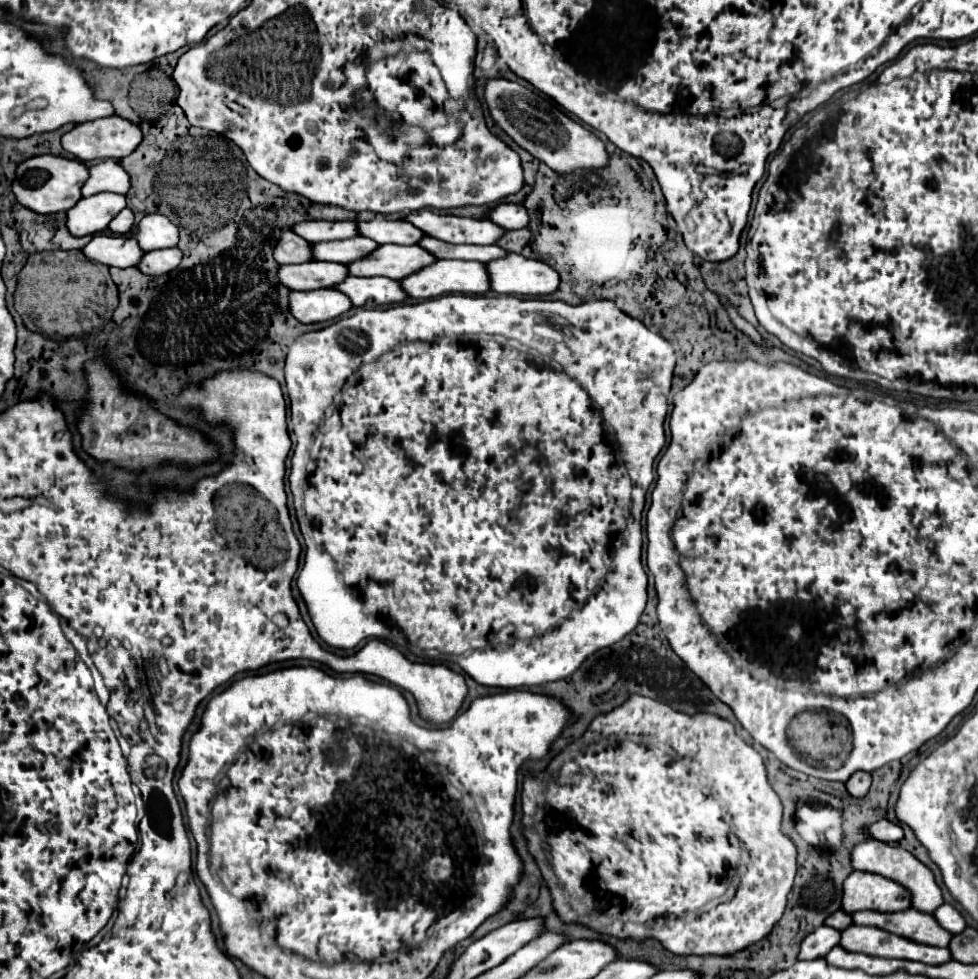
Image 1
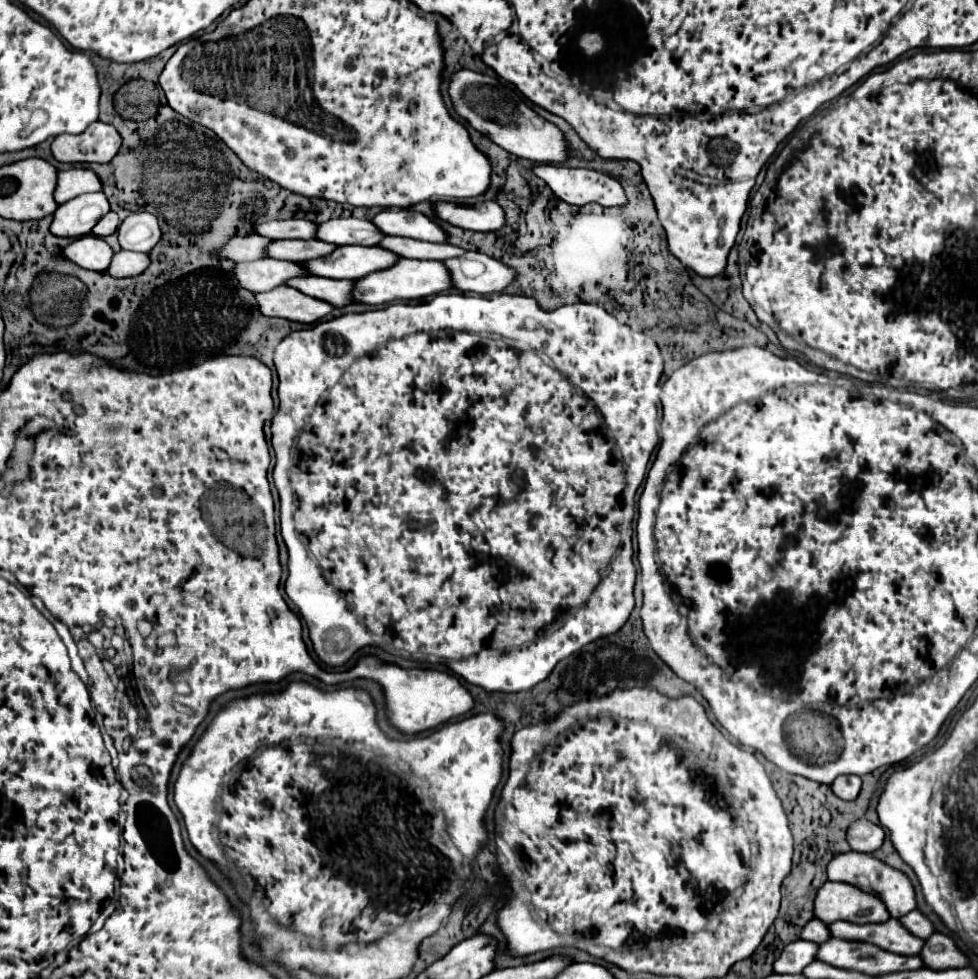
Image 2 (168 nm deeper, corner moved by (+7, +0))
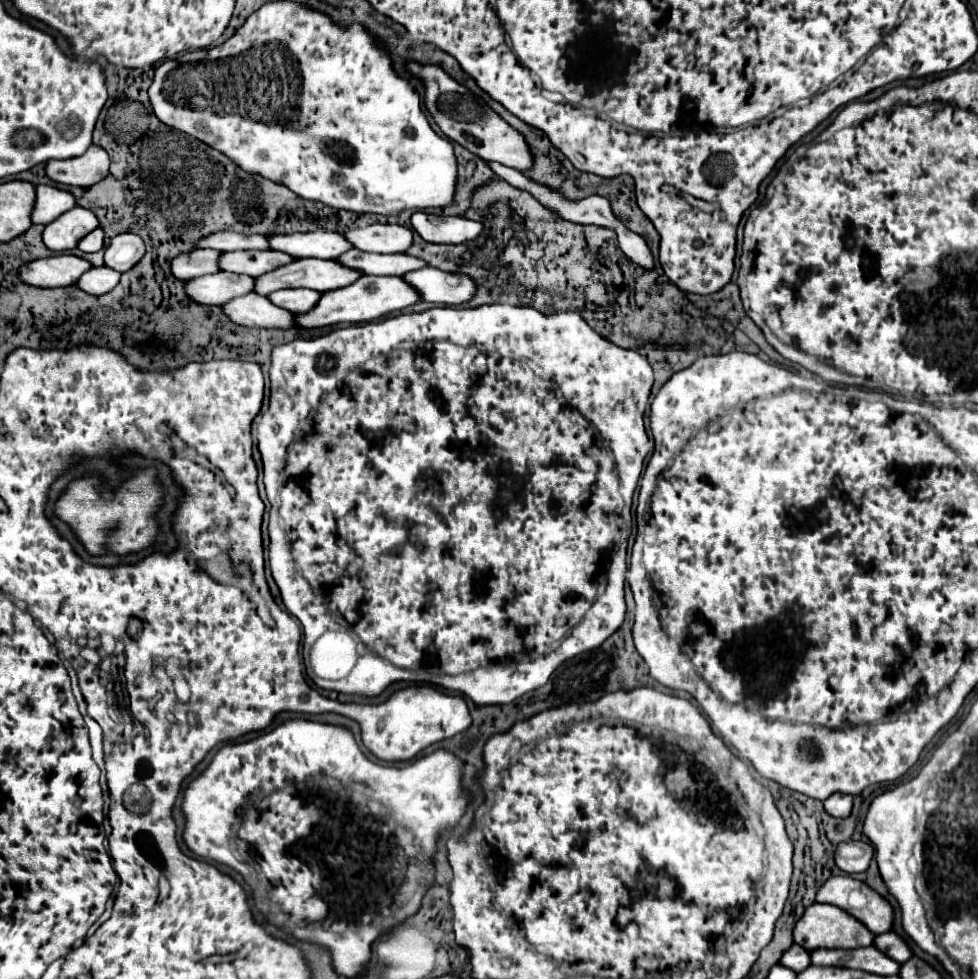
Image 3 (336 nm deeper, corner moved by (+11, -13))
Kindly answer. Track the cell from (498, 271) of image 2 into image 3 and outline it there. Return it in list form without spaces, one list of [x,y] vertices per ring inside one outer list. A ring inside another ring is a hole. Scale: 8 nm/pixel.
[[[437,268],[413,270],[411,274],[403,274],[403,280],[417,290],[421,300],[433,304],[463,304],[475,294],[475,282],[465,274],[449,274]]]

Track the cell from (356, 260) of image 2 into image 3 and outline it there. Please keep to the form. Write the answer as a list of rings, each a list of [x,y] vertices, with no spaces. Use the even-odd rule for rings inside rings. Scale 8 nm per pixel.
[[[305,258],[289,262],[287,266],[279,266],[255,278],[255,292],[263,296],[281,288],[311,288],[317,292],[327,292],[343,288],[355,282],[359,276],[361,272],[341,266],[335,260]]]

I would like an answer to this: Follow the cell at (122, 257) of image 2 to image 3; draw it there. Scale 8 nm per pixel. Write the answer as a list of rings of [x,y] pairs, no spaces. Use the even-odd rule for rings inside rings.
[[[101,266],[101,268],[91,268],[83,276],[79,276],[79,282],[75,282],[75,286],[79,290],[85,290],[87,294],[101,296],[101,294],[111,292],[117,286],[119,278],[121,278],[119,272]]]

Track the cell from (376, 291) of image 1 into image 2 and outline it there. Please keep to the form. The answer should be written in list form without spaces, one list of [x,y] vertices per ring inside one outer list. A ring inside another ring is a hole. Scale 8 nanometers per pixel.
[[[309,275],[309,277],[295,277],[293,281],[287,281],[287,285],[315,299],[329,301],[335,307],[345,307],[349,303],[355,303],[353,299],[355,281],[349,279],[327,279],[327,277]]]

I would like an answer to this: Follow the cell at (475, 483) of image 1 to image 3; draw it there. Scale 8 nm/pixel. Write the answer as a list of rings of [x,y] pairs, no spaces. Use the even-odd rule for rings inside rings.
[[[485,304],[485,306],[479,306],[479,308],[431,308],[431,310],[415,312],[415,314],[399,314],[399,316],[387,318],[387,320],[379,320],[379,322],[339,328],[339,330],[333,330],[333,332],[329,332],[325,336],[319,336],[319,338],[313,338],[313,340],[293,340],[293,342],[277,346],[273,350],[271,370],[269,370],[269,374],[271,374],[269,410],[261,416],[261,420],[257,424],[257,448],[259,448],[261,460],[263,460],[263,482],[265,482],[267,498],[271,502],[271,512],[269,512],[269,566],[271,566],[271,574],[275,578],[275,584],[279,586],[285,608],[303,624],[304,665],[309,678],[319,688],[335,690],[339,694],[355,694],[355,696],[375,698],[393,682],[431,682],[431,684],[443,686],[447,690],[461,692],[461,694],[469,696],[477,706],[509,704],[515,698],[523,696],[525,692],[543,686],[561,662],[565,662],[565,660],[569,660],[569,658],[573,658],[581,652],[599,648],[623,624],[623,618],[625,618],[625,598],[623,598],[625,548],[621,548],[621,540],[623,540],[623,514],[621,512],[623,512],[623,508],[631,506],[633,492],[635,492],[643,473],[645,458],[654,448],[653,443],[647,436],[645,424],[643,424],[643,414],[645,414],[649,394],[651,394],[651,386],[653,386],[653,370],[651,370],[649,362],[641,354],[637,354],[635,350],[625,350],[625,348],[619,348],[611,342],[607,344],[605,338],[603,338],[603,348],[605,350],[601,350],[601,336],[595,330],[591,330],[587,326],[587,322],[577,312],[559,312],[547,316],[547,314],[537,312],[535,308],[519,308],[519,306],[511,306],[511,304]],[[329,606],[331,606],[331,610],[335,610],[335,606],[339,606],[339,610],[343,610],[343,616],[341,614],[331,614]]]

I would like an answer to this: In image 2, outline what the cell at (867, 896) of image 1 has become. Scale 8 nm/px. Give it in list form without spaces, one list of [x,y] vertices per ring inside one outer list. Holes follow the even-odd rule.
[[[829,881],[817,893],[815,917],[831,925],[839,919],[853,923],[883,923],[891,915],[873,893],[861,891],[855,885]]]

